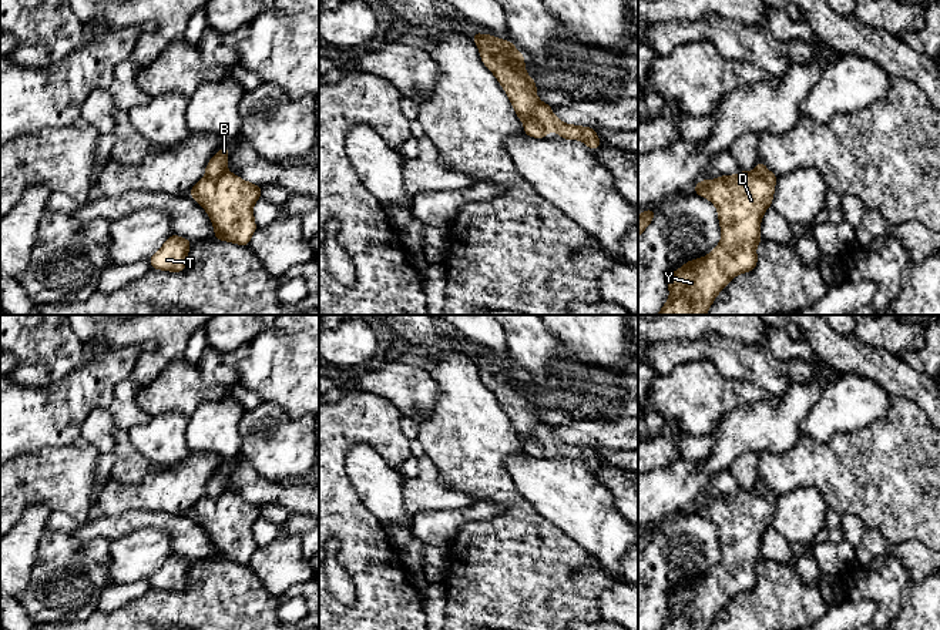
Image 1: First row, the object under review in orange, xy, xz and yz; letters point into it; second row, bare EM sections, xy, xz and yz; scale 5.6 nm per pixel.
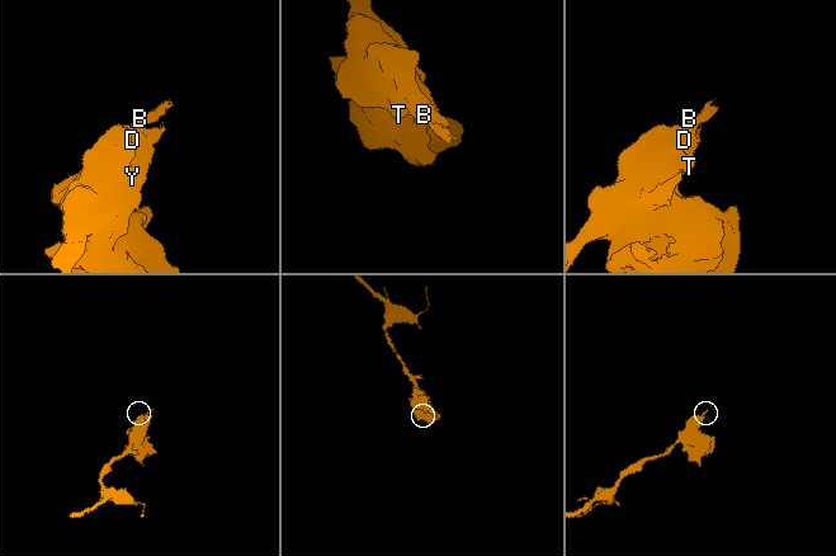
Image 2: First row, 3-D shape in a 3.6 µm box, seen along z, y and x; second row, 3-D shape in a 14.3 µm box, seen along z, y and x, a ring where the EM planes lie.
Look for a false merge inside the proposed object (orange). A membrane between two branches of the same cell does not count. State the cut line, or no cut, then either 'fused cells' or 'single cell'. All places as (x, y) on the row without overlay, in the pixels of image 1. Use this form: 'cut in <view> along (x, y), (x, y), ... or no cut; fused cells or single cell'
no cut; single cell

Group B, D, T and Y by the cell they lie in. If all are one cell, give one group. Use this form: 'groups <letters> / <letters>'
groups B D T Y

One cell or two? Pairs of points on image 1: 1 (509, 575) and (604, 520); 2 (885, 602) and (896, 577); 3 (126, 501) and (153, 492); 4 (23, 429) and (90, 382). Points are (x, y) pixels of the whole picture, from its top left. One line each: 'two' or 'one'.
1: two
2: one
3: one
4: one

